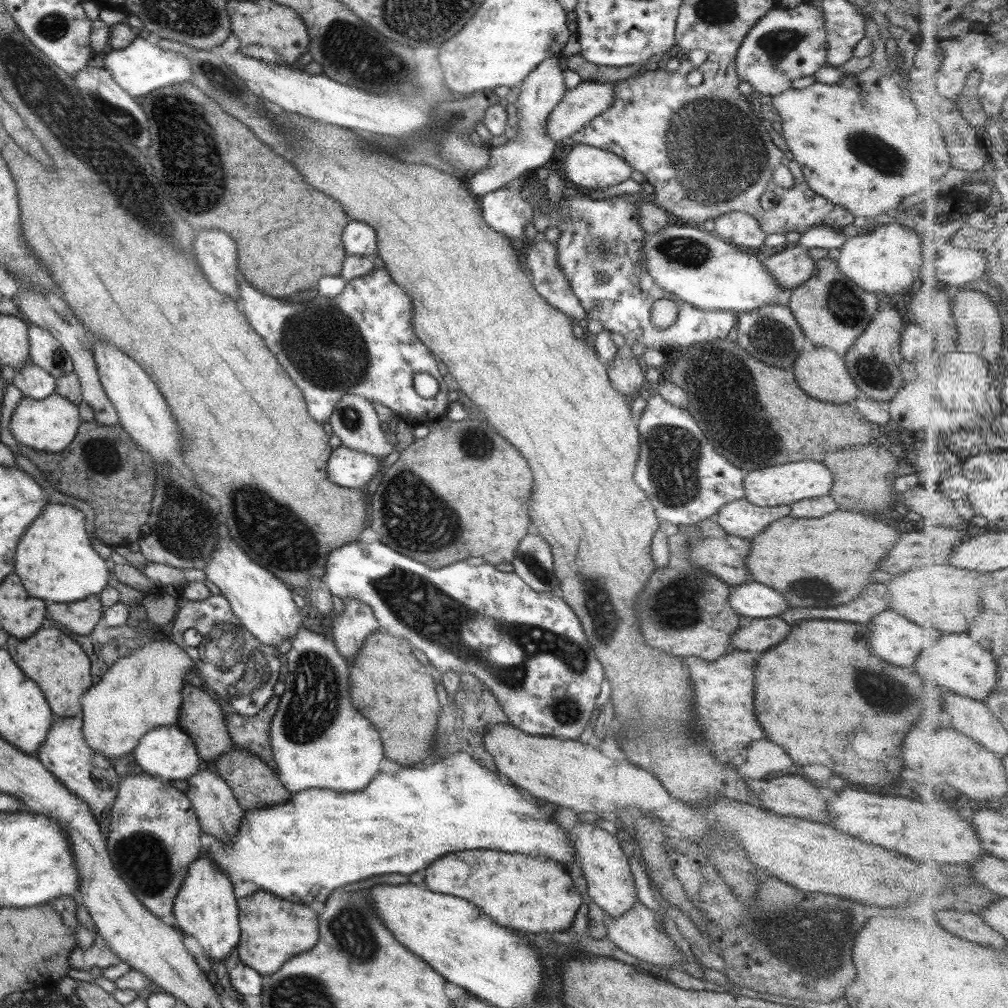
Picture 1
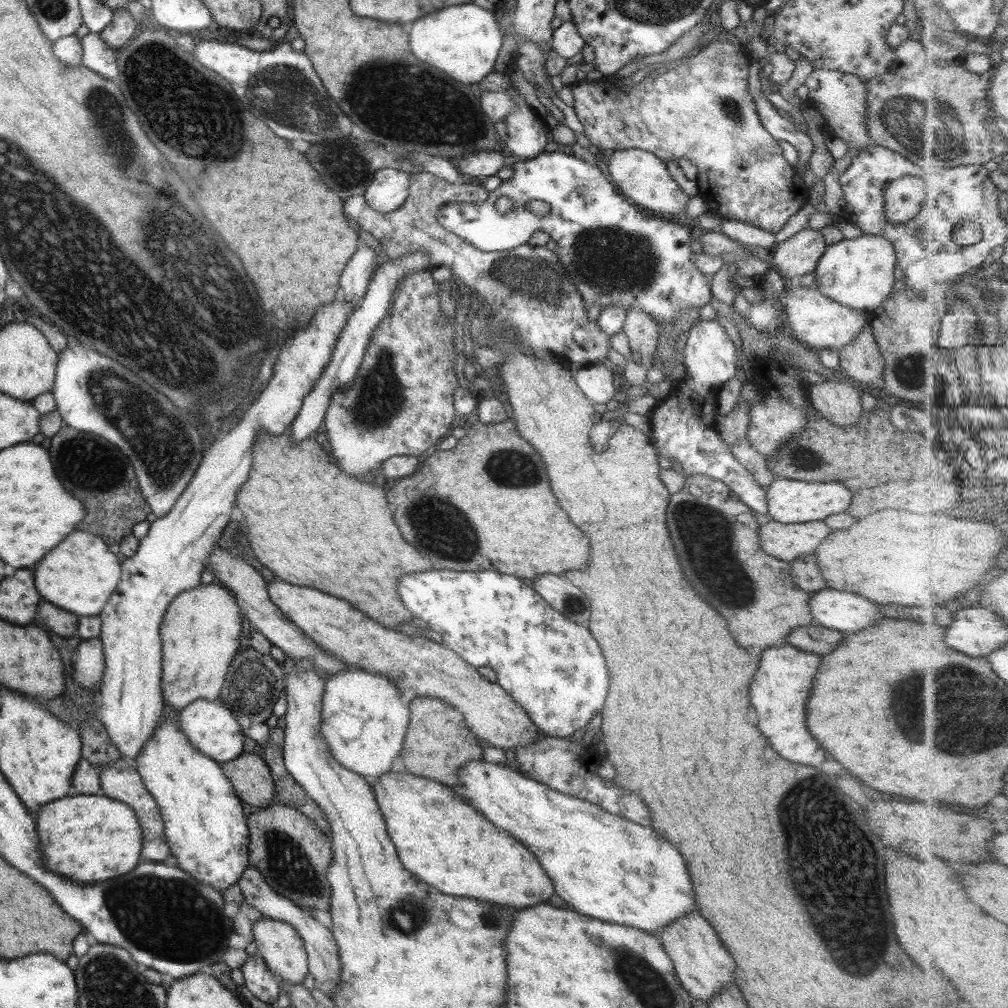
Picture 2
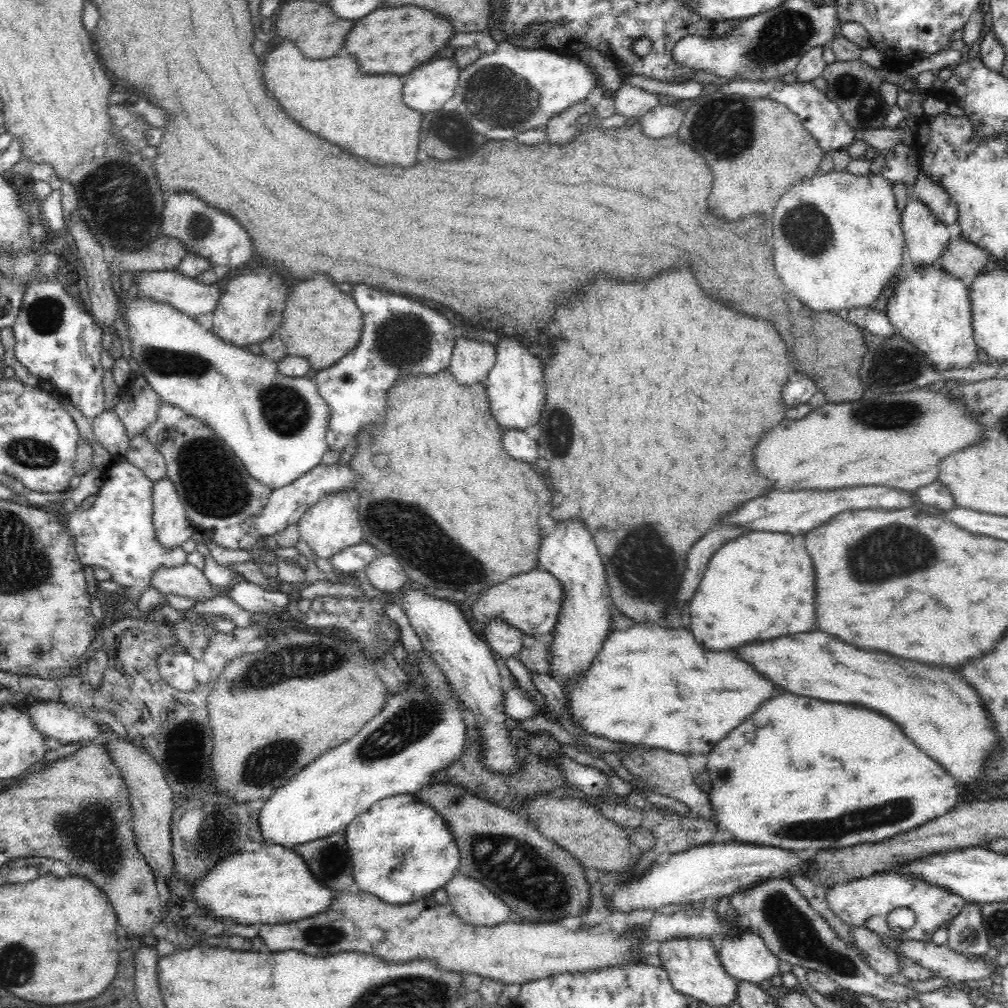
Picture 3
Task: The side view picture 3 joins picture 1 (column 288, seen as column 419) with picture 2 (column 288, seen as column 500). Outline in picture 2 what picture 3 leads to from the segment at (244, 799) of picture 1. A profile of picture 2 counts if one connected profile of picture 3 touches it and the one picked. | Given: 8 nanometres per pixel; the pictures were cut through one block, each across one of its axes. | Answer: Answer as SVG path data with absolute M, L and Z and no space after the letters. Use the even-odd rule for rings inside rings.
M275 801L272 806L253 810L247 819L250 842L249 842L249 861L250 866L260 871L264 880L271 886L274 892L280 896L288 898L296 906L308 911L313 909L330 910L333 890L327 879L329 866L333 861L333 840L326 836L320 827L311 817L307 817L295 808L284 806Z

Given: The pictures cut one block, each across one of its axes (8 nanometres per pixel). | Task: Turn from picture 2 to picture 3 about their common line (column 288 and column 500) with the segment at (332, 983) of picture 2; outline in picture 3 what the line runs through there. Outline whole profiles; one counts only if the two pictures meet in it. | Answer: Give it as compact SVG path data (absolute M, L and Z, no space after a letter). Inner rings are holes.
M459 869L454 872L452 880L444 888L455 913L470 926L498 926L498 924L506 922L506 918L508 918L511 912L505 902L494 896L494 894L477 880L460 874Z

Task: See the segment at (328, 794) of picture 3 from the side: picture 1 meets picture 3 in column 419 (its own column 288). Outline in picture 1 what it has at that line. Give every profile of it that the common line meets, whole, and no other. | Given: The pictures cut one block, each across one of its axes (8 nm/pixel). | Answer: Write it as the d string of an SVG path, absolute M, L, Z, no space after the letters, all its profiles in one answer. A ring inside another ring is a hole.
M304 626L298 629L292 642L292 648L286 654L288 674L284 681L285 691L280 697L270 731L276 762L274 769L279 780L284 789L292 794L307 789L327 789L336 792L364 790L364 786L368 786L368 782L376 778L376 774L380 772L380 760L384 758L384 750L374 726L350 706L349 663L338 653L332 640Z

